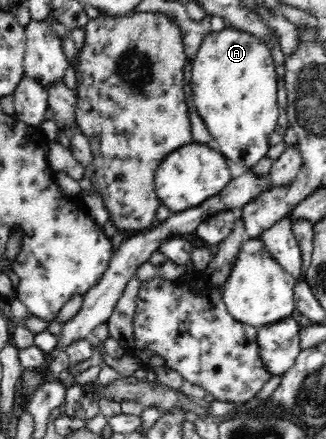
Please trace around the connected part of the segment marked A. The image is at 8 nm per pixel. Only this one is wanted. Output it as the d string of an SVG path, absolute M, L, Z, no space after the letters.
M230 27L206 35L192 64L193 102L213 136L211 148L237 165L252 168L267 157L270 136L280 116L278 74L269 46L254 35Z

